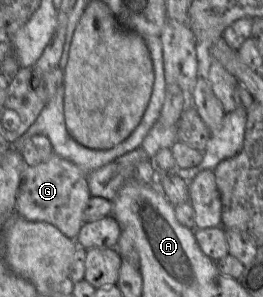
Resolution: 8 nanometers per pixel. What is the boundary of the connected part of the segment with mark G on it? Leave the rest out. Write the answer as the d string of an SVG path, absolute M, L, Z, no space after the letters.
M55 153L35 166L26 166L16 198L16 213L31 222L46 222L57 227L66 237L76 240L85 207L91 198L86 174L74 163Z

